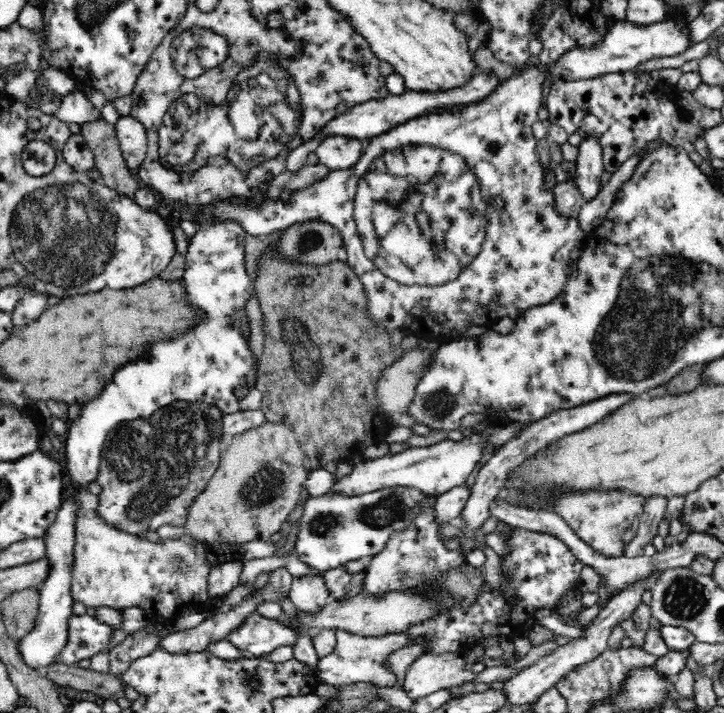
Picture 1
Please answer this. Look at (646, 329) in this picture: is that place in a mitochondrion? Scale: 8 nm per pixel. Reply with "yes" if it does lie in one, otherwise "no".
yes

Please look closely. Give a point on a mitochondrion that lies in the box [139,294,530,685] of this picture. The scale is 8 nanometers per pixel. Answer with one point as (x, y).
(390, 508)

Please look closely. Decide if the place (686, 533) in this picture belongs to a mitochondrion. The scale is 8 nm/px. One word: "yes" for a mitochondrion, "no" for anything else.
no

